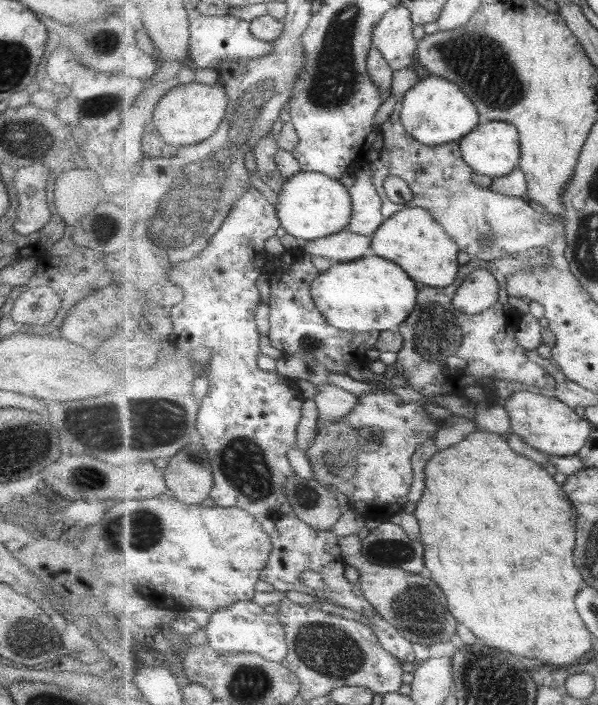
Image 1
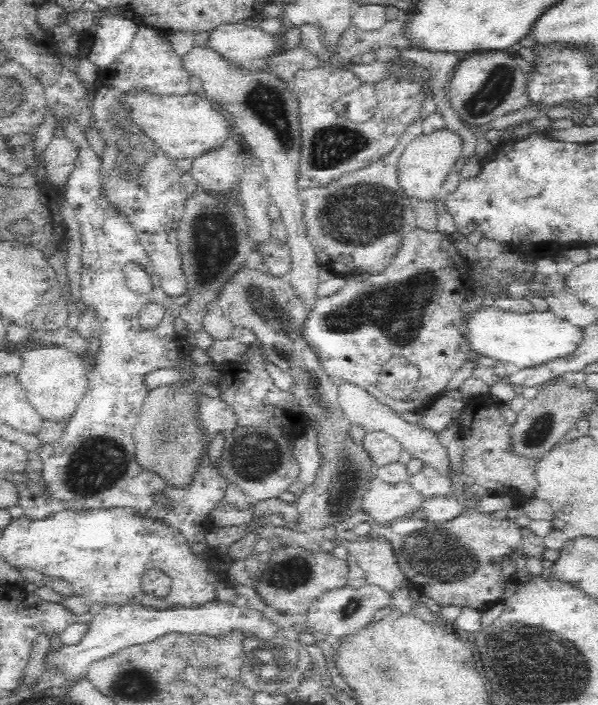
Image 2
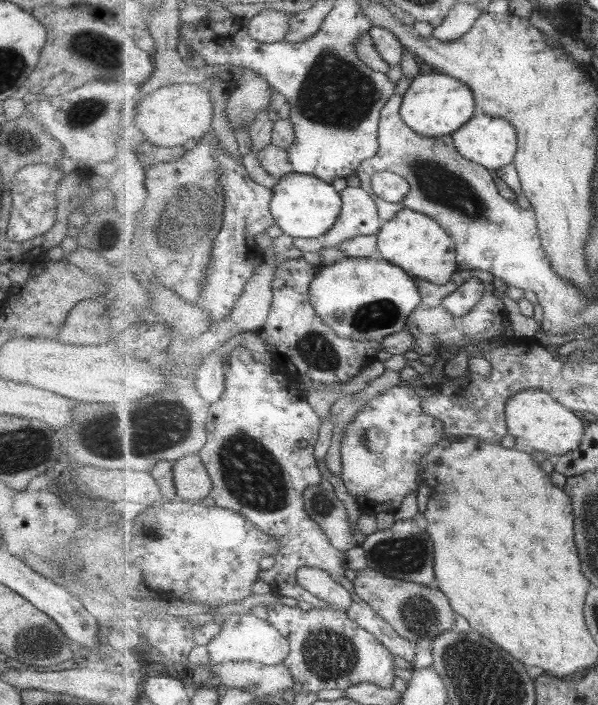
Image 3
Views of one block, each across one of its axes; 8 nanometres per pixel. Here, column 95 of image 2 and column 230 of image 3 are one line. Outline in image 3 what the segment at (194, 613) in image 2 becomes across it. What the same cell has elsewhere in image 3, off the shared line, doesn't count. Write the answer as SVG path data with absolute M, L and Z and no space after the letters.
M249 611L246 614L227 616L221 624L221 632L208 644L212 662L225 664L229 662L261 662L269 666L281 665L289 656L290 642L268 620L261 620Z

